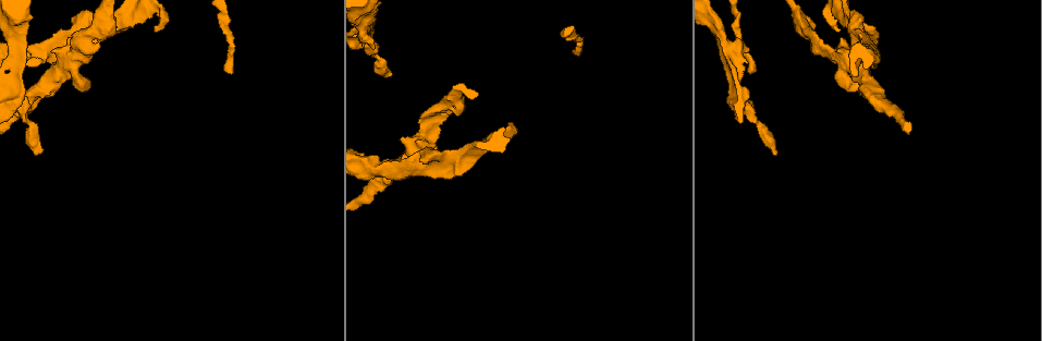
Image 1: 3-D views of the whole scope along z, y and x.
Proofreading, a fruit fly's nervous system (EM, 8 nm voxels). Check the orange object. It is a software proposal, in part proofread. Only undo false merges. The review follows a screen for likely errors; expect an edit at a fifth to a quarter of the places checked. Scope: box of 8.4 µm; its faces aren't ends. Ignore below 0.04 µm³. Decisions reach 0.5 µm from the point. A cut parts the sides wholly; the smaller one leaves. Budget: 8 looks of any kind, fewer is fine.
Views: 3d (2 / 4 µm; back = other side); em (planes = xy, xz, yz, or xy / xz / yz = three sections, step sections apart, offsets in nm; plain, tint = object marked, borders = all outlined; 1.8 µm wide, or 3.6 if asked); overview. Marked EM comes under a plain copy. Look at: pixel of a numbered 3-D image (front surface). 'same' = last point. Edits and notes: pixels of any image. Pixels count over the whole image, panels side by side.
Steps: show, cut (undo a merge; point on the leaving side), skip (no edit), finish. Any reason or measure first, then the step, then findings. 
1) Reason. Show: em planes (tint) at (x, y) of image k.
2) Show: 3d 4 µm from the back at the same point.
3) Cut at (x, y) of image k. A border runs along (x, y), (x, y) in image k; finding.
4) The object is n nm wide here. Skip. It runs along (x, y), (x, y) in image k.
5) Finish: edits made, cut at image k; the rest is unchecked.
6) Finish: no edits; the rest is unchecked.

Sharp bend. Show: em xz step 8 (tint) at (140, 12) of image 1.

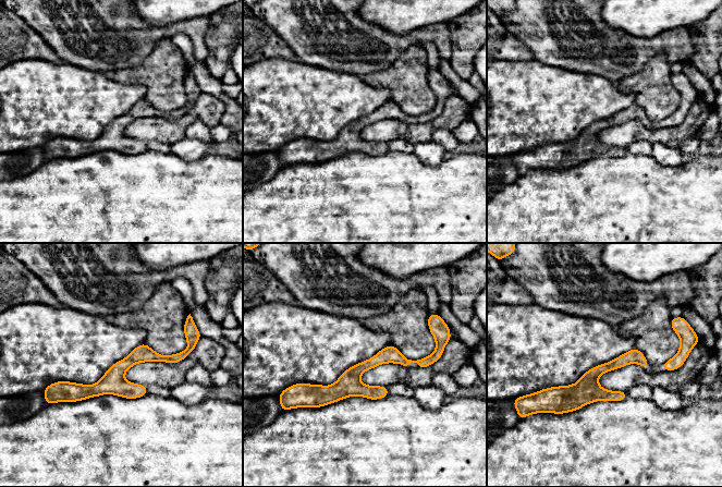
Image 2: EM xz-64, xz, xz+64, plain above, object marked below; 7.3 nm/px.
Skip. It runs along (430, 360), (380, 357), (337, 391), (303, 385) in image 2; all the same cell.

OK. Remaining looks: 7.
Four or more arms meet. Show: em planes (tint) at (416, 150) of image 1.

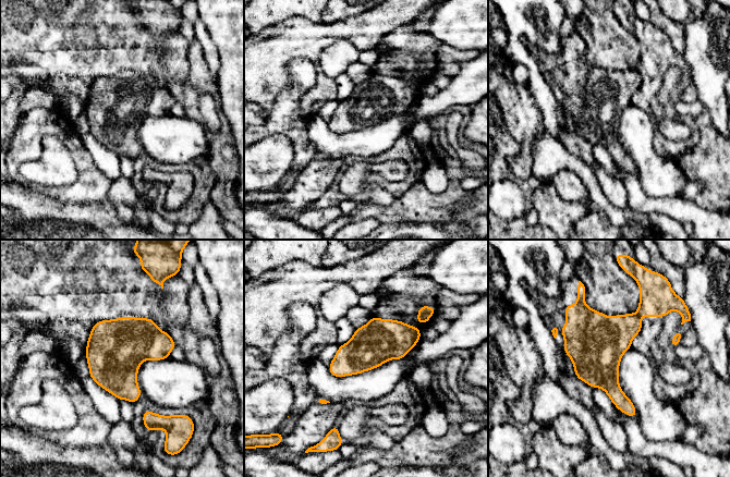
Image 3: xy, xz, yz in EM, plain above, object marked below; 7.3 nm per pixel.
The object is 320 nm wide here. Cut at (657, 298) of image 3. Two cells meet here.

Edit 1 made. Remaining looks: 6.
Show: overview.

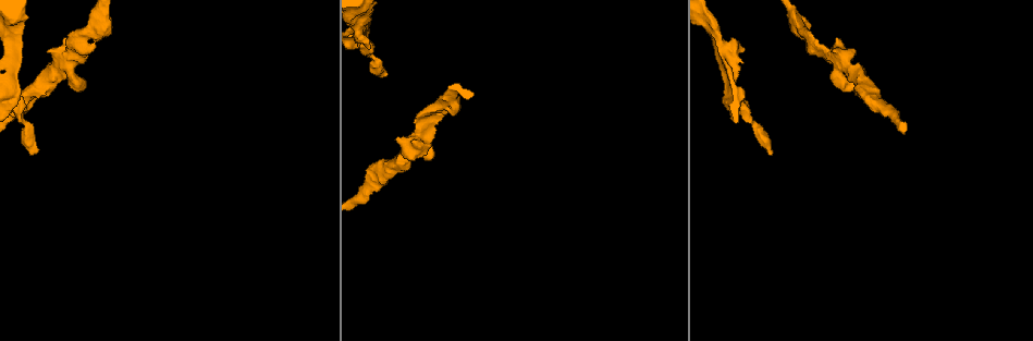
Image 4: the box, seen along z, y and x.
Abrupt turn. Show: em xz step 8 (tint) at (12, 99) of image 4.

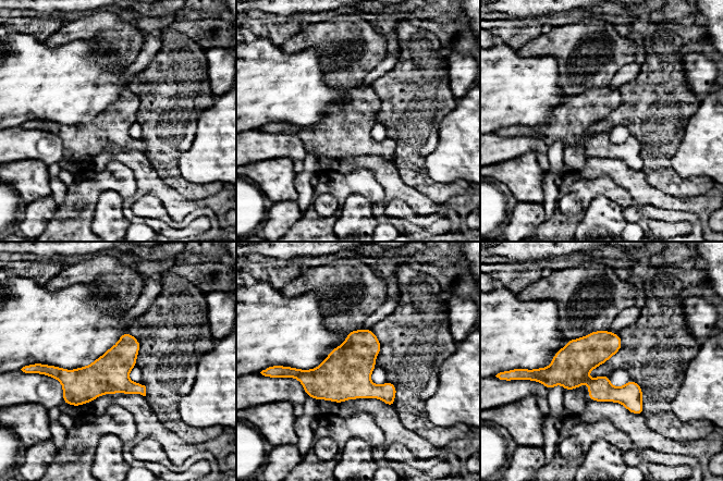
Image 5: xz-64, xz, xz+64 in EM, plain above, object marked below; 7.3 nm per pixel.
Show: em planes (tint) at the same point.

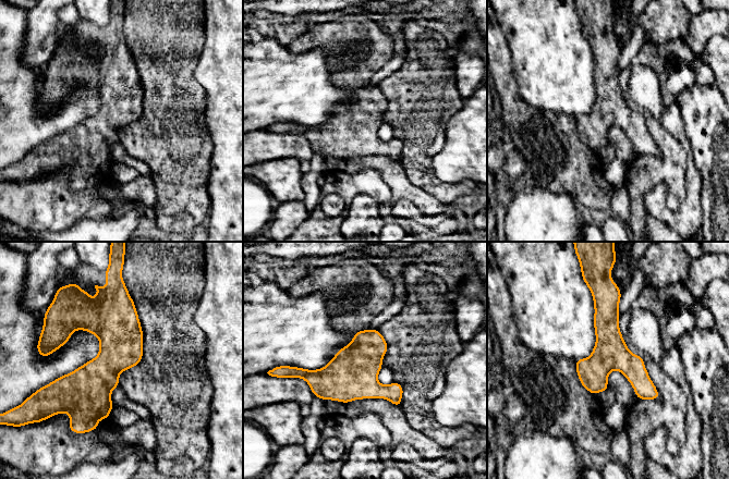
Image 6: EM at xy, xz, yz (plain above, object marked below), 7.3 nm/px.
Skip. All the same cell.

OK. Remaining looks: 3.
Finish: edits made, cut at image 3; the rest is unchecked.

